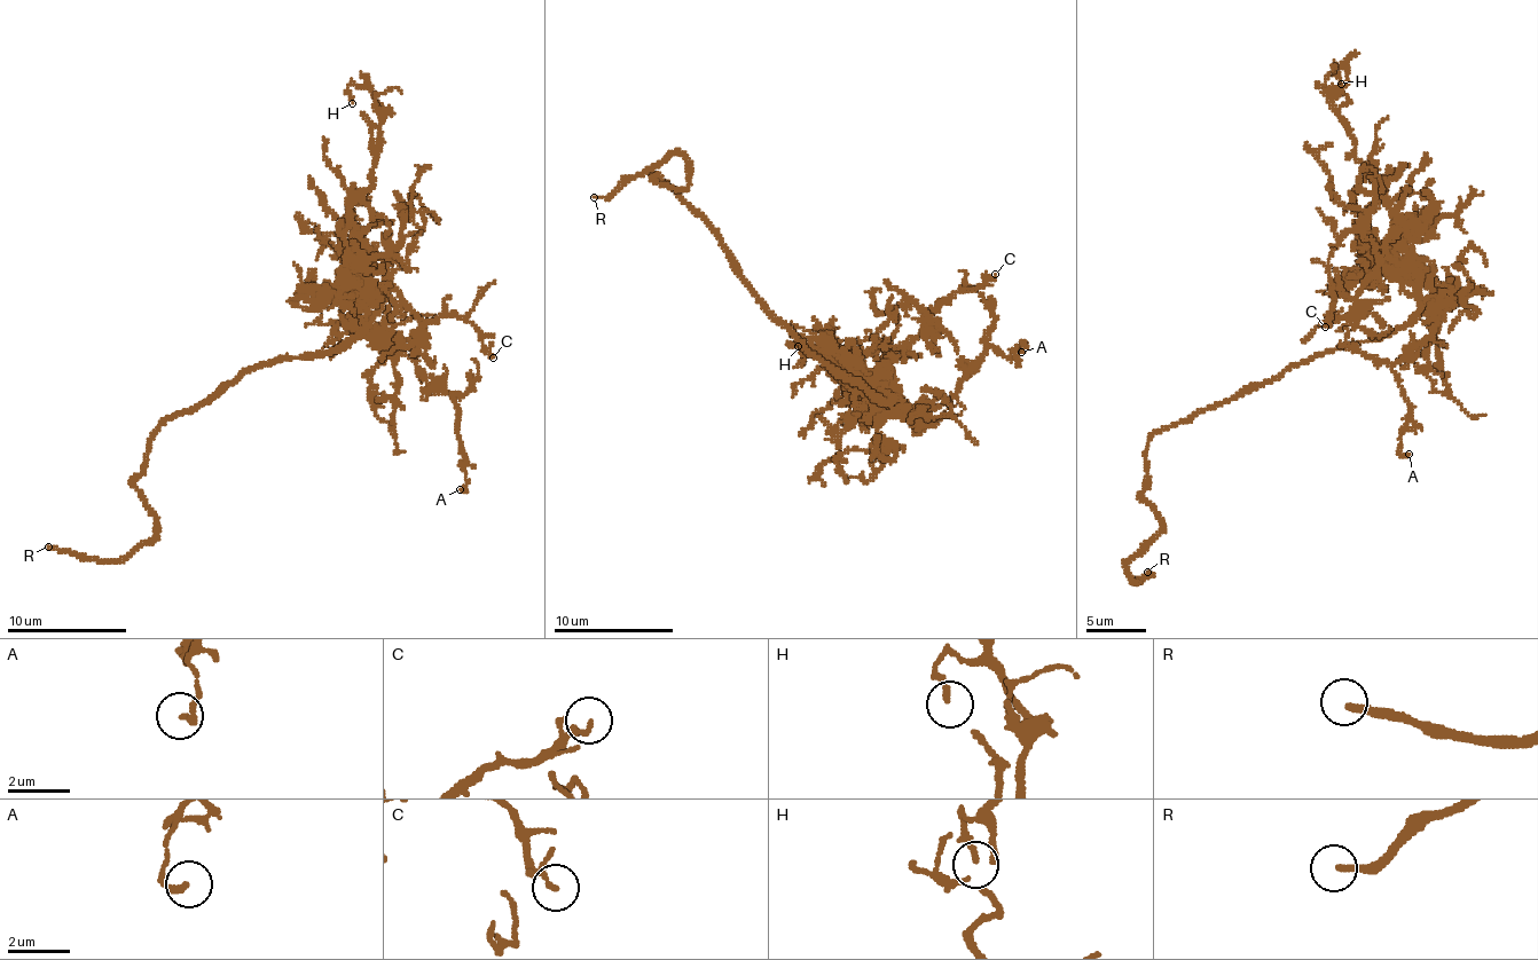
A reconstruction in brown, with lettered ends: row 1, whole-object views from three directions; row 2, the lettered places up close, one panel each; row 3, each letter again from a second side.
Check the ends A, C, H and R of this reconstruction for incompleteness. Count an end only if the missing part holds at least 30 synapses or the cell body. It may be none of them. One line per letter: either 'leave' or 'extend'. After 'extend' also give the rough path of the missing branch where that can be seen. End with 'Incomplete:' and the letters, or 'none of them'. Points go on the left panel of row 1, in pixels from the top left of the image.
A: leave
C: leave
H: leave
R: extend
Incomplete: R

